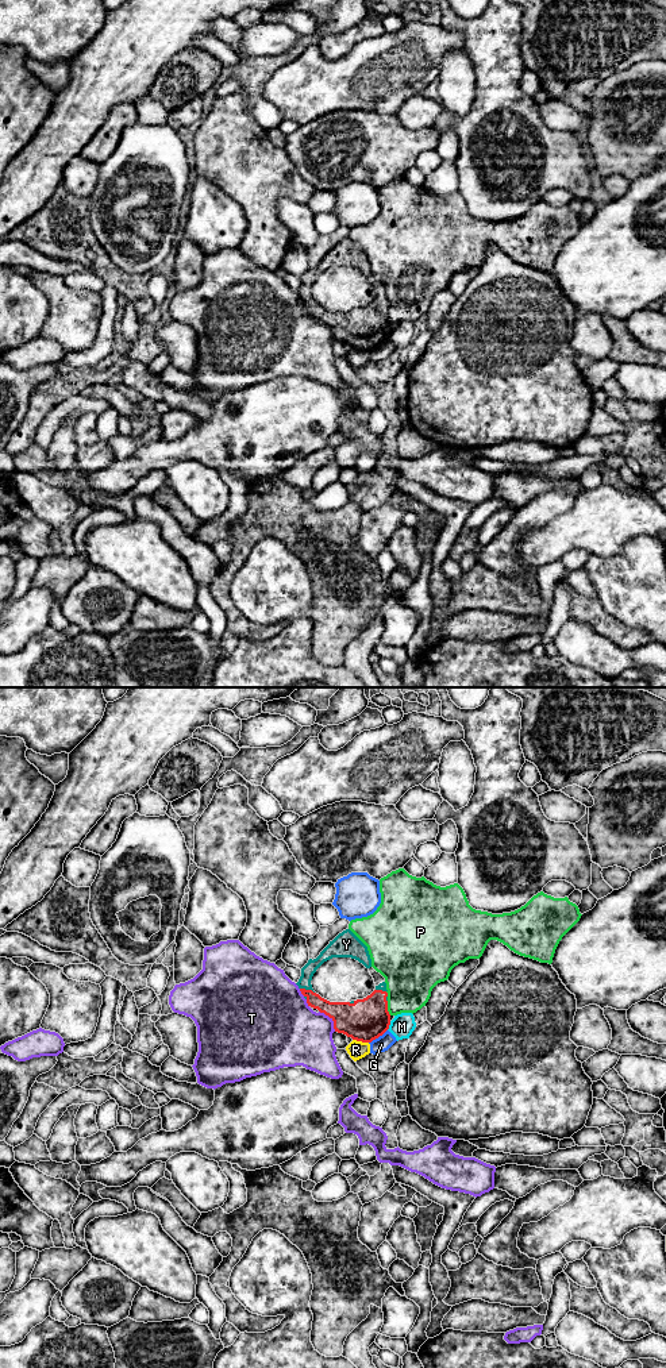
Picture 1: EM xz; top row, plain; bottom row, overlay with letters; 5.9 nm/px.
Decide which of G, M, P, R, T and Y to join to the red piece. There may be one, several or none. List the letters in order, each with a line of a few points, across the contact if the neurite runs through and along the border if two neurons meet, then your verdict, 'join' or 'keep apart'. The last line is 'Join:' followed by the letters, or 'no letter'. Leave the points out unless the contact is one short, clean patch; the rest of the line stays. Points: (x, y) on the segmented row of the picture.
G: xz (387, 1029), (369, 1043) | keep apart
M: keep apart
P: keep apart
R: keep apart
T: keep apart
Y: join
Join: Y

